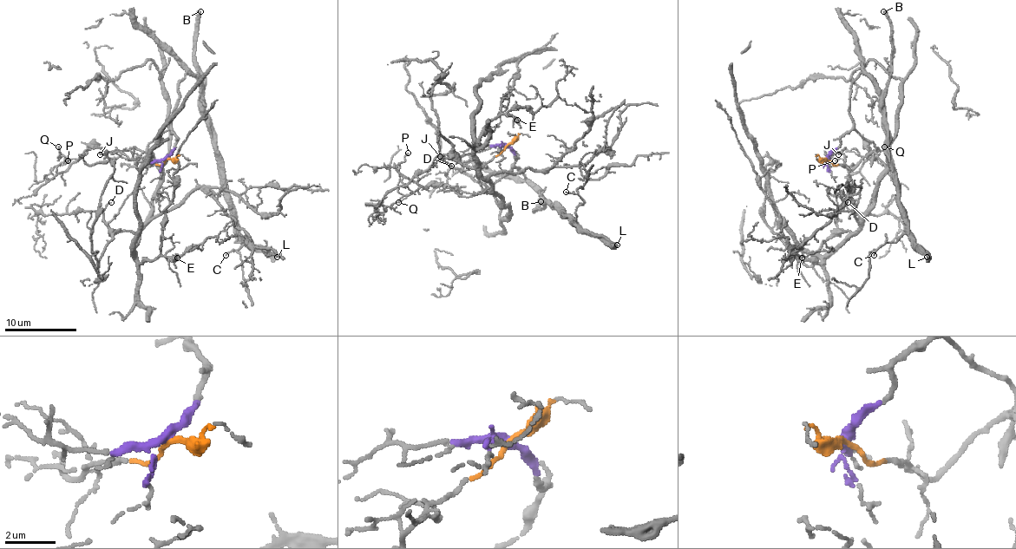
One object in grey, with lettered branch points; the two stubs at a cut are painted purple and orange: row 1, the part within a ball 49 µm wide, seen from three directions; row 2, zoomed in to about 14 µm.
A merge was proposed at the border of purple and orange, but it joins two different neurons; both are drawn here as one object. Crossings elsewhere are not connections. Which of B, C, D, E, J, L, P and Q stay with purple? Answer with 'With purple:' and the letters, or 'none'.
With purple: B, C, J, L

